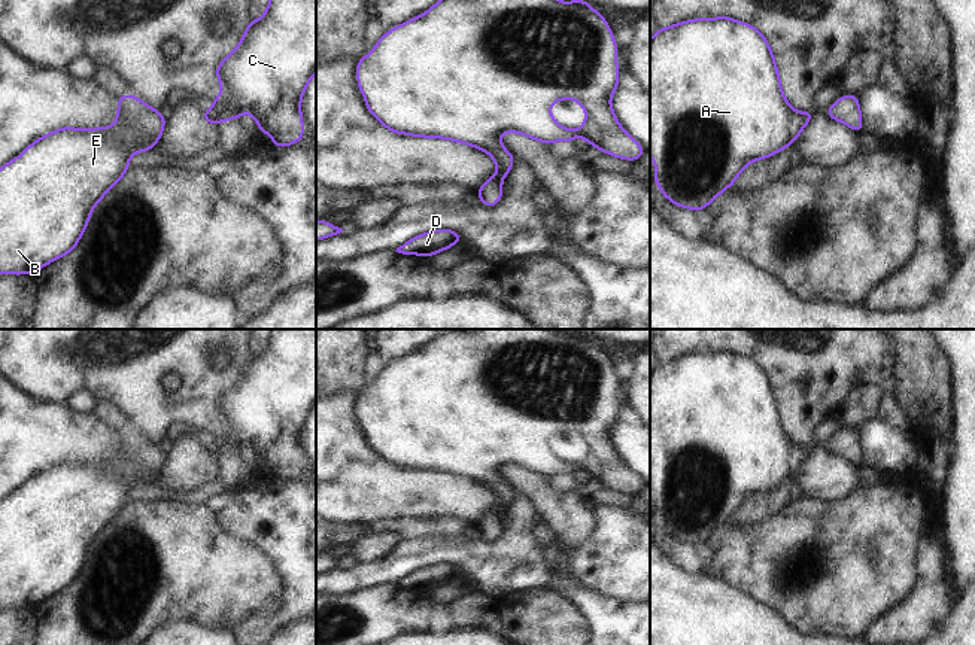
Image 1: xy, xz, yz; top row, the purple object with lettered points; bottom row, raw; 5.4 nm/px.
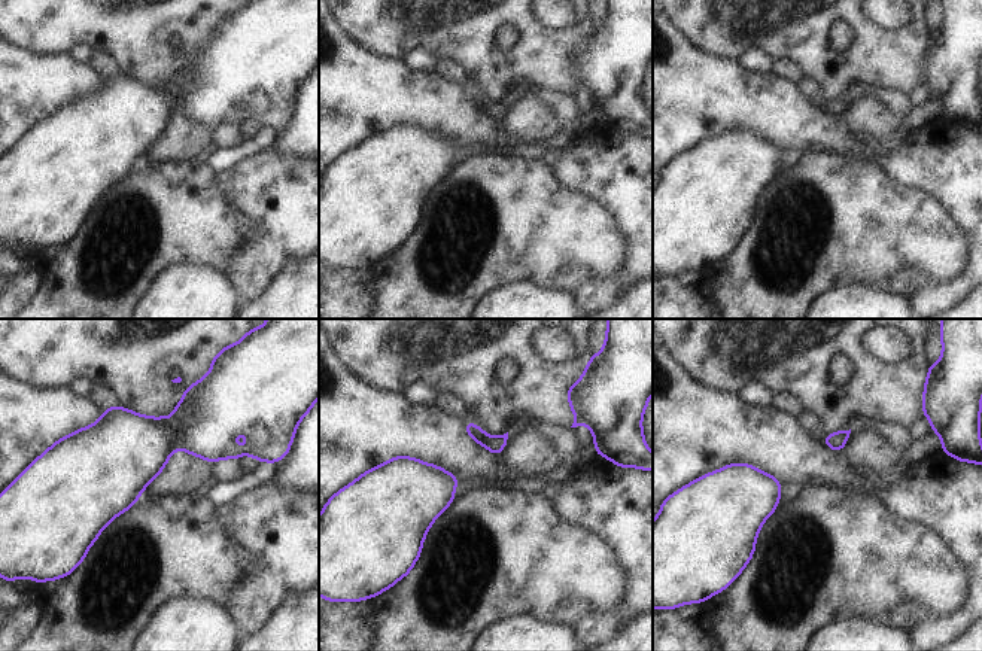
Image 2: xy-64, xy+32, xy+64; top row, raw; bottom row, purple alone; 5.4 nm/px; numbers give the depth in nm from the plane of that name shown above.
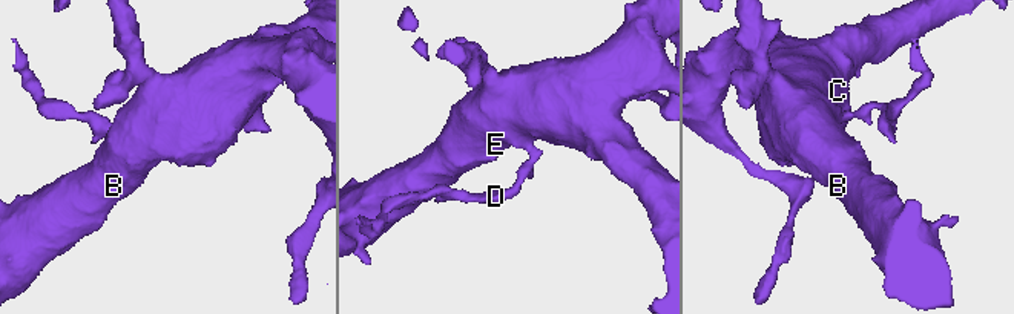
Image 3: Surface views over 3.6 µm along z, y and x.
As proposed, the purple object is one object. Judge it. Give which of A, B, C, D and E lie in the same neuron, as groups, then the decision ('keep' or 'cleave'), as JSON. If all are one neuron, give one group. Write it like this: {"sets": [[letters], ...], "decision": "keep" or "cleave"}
{"sets": [["A", "B", "C", "D", "E"]], "decision": "keep"}

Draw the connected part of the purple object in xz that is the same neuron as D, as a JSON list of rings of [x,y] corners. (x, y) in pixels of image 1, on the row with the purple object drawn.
[[[441,228],[410,238],[403,246],[397,247],[395,252],[403,255],[422,255],[425,258],[429,258],[437,252],[450,249],[455,243],[462,243],[462,235],[458,231]]]

